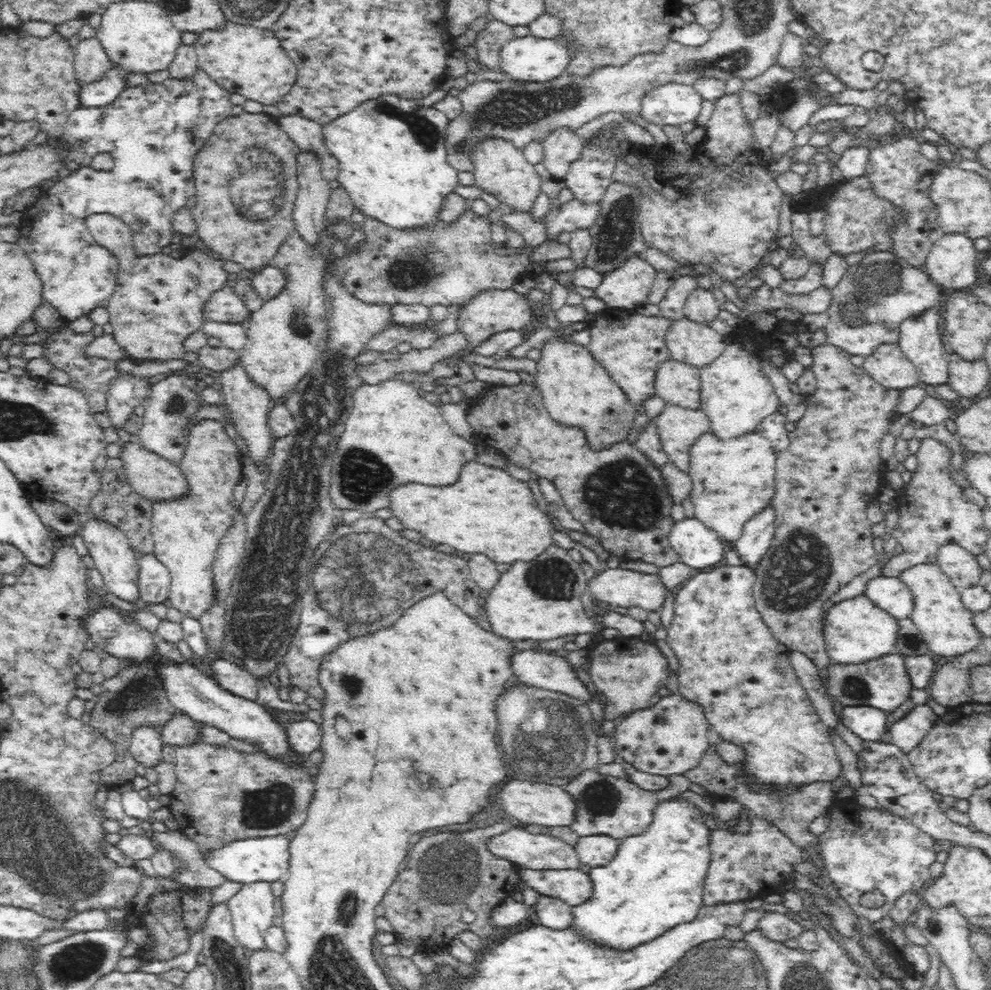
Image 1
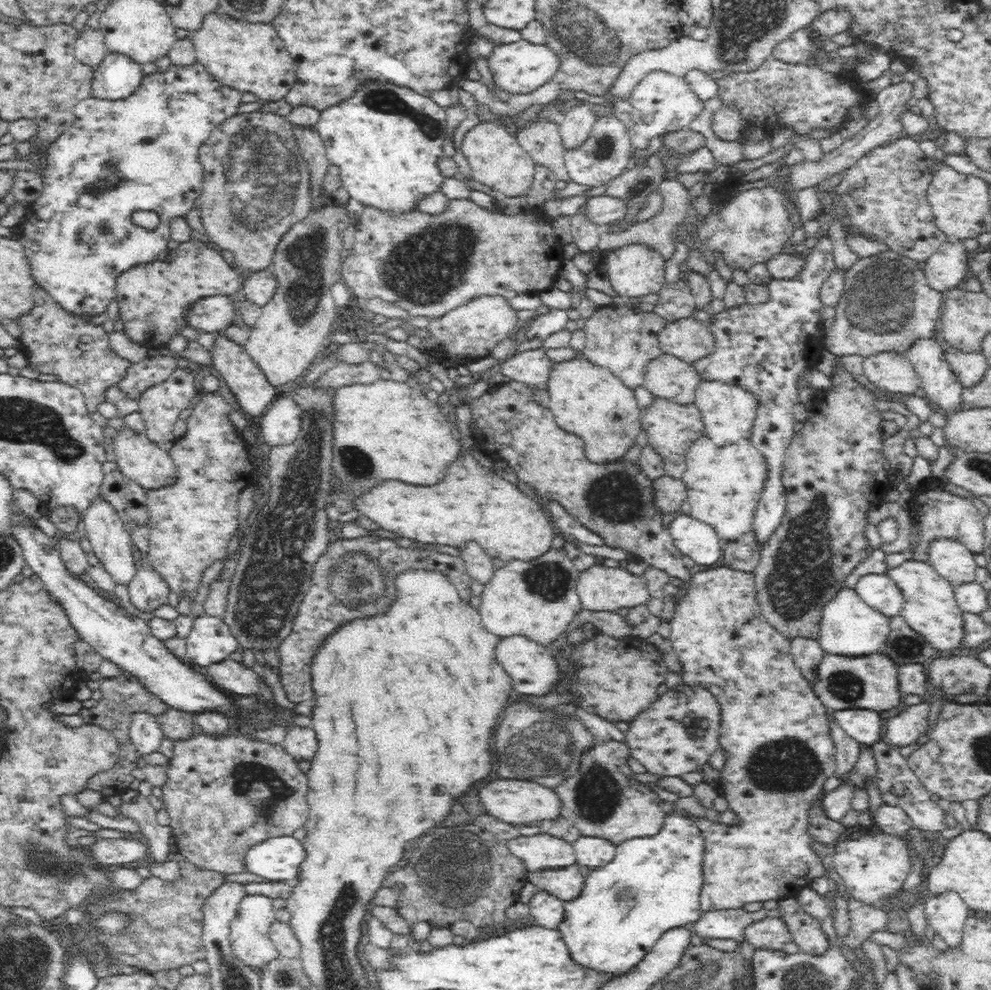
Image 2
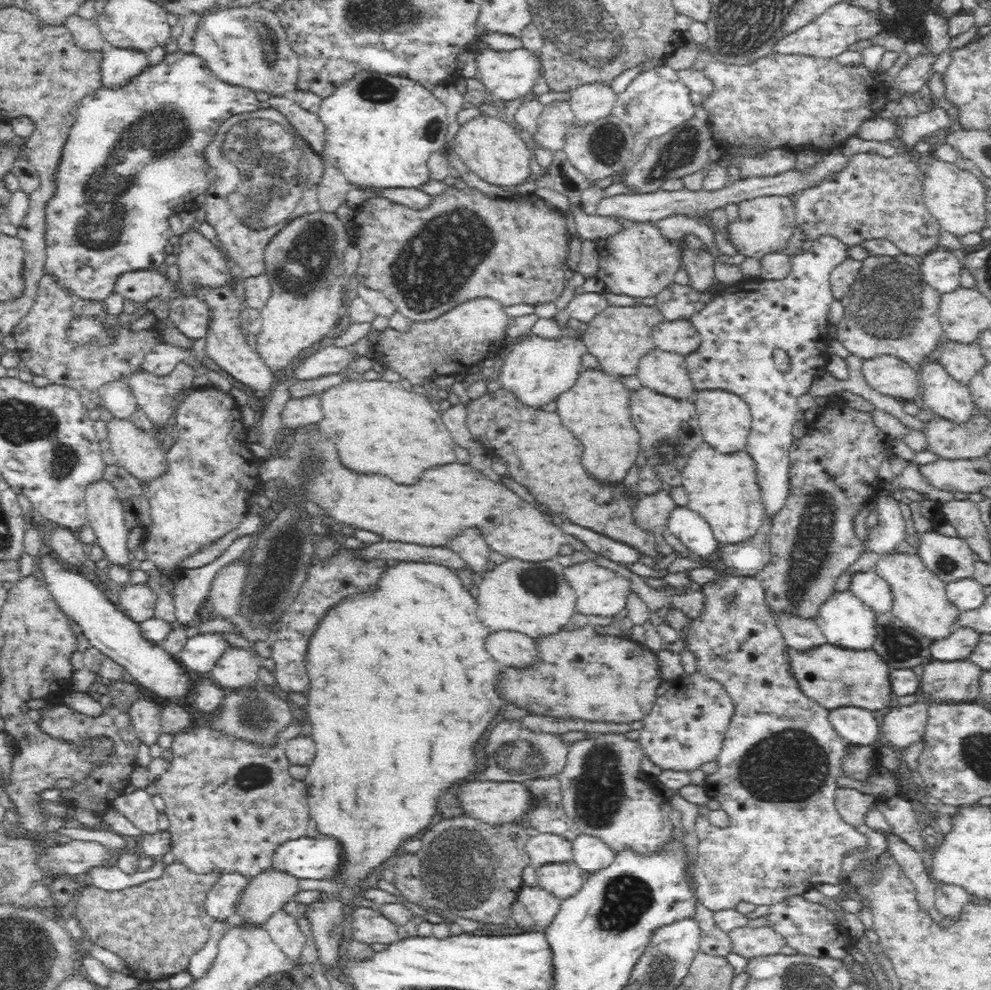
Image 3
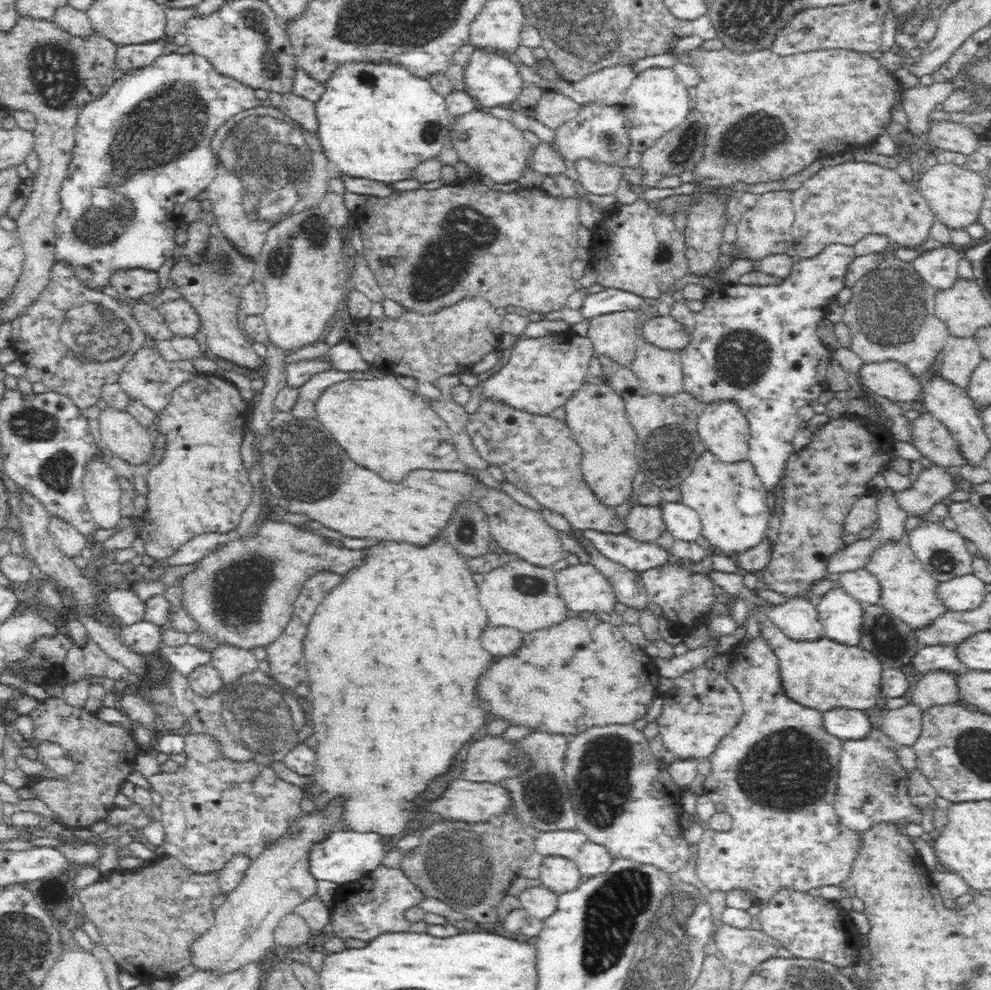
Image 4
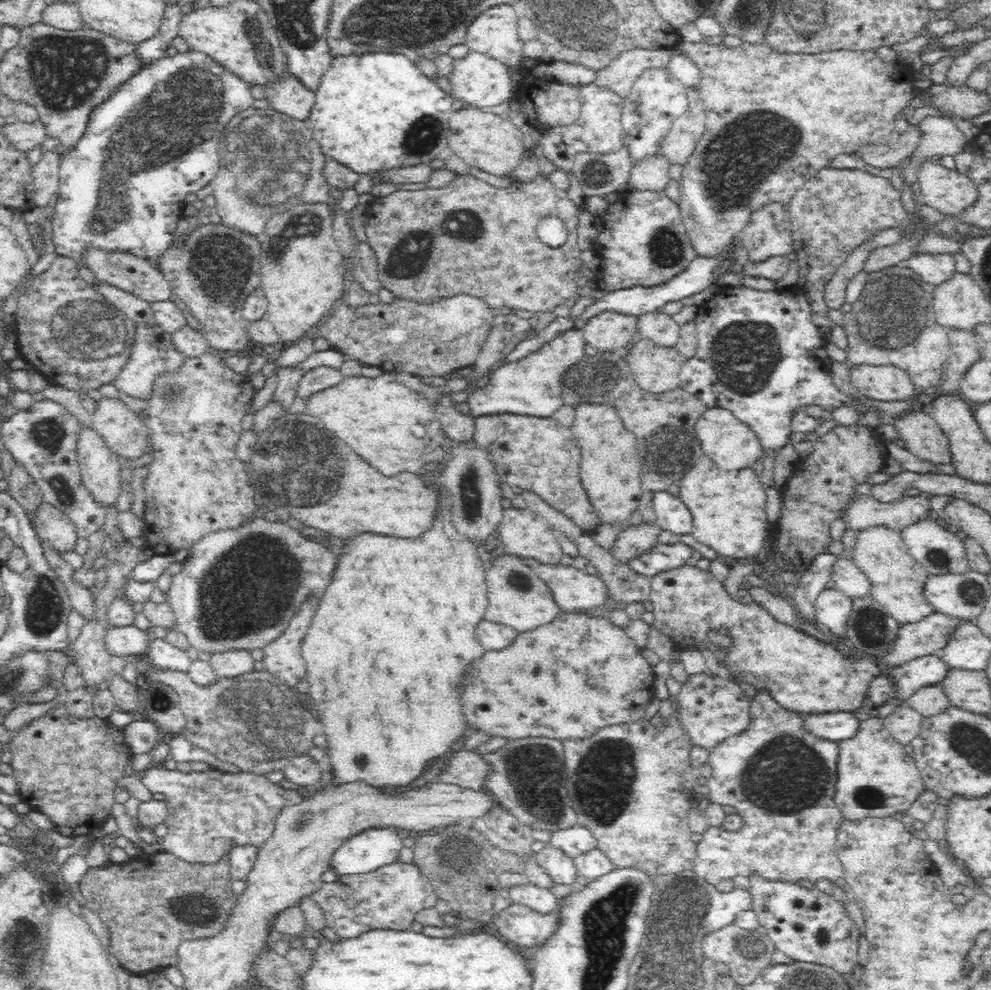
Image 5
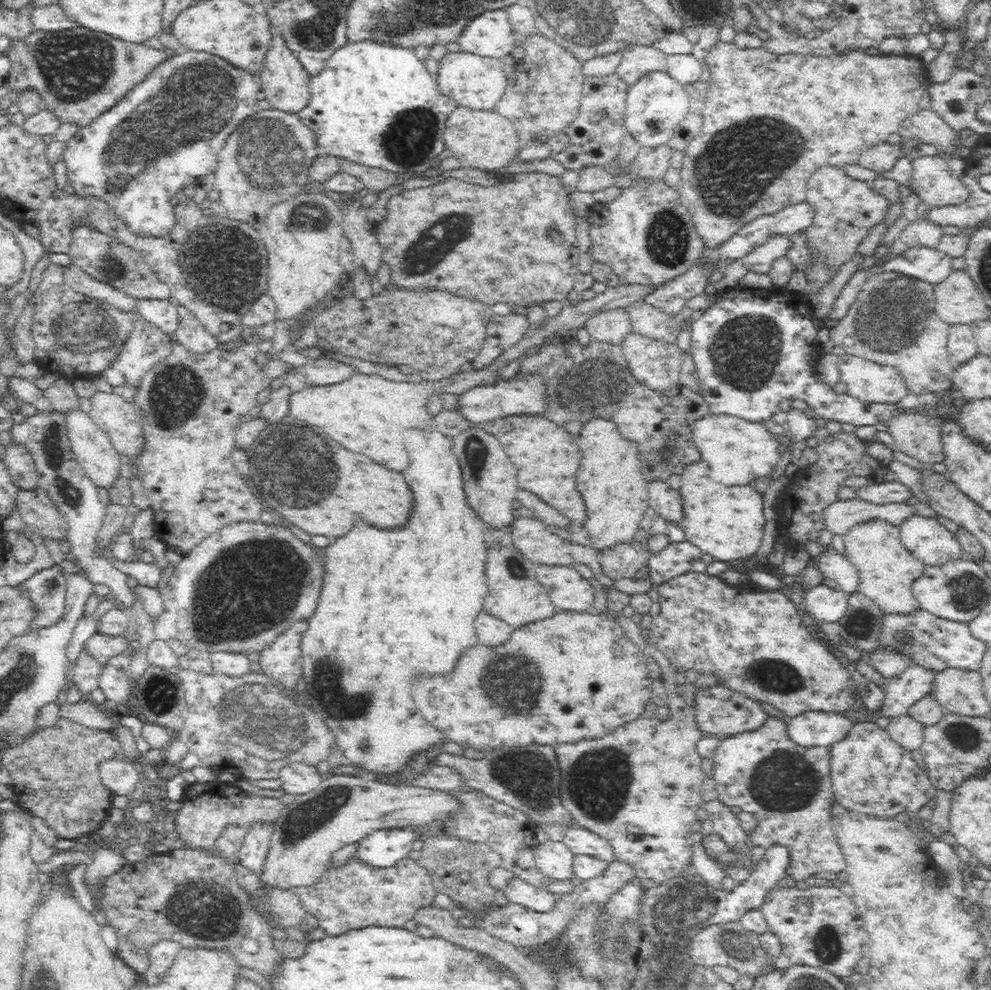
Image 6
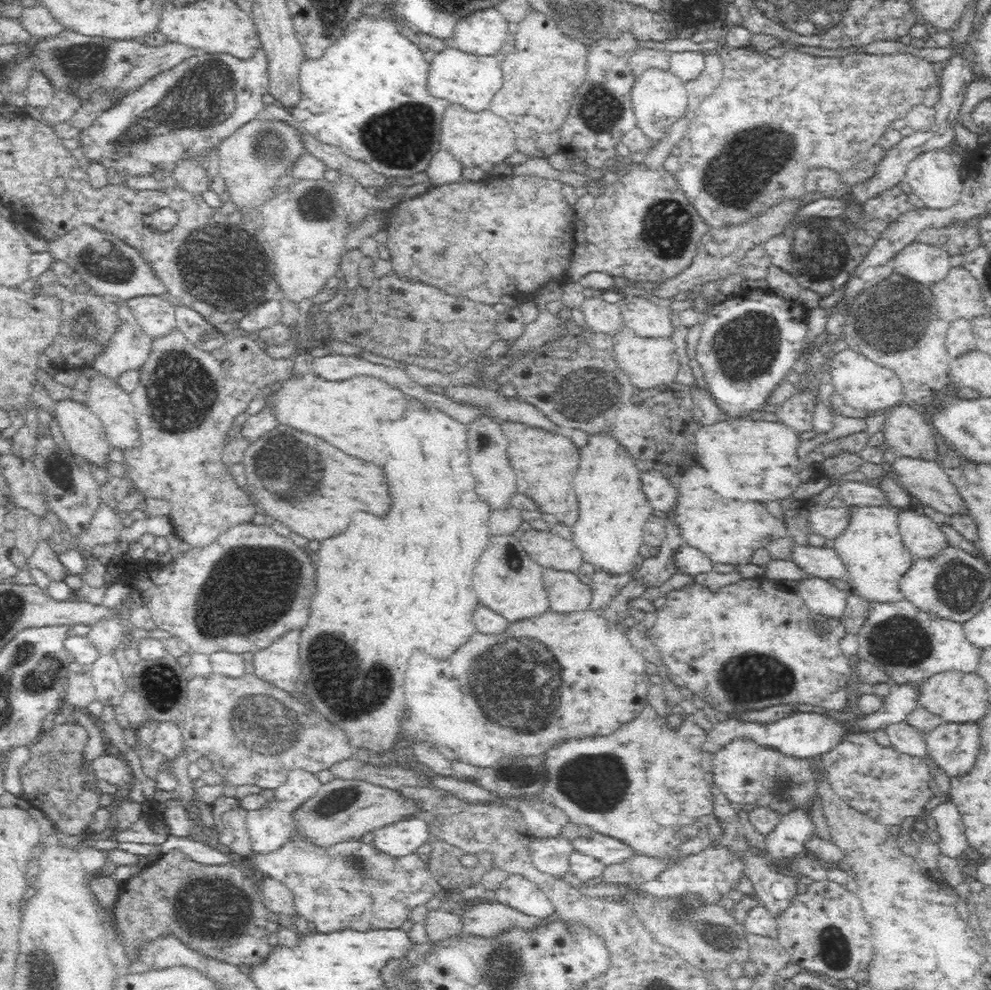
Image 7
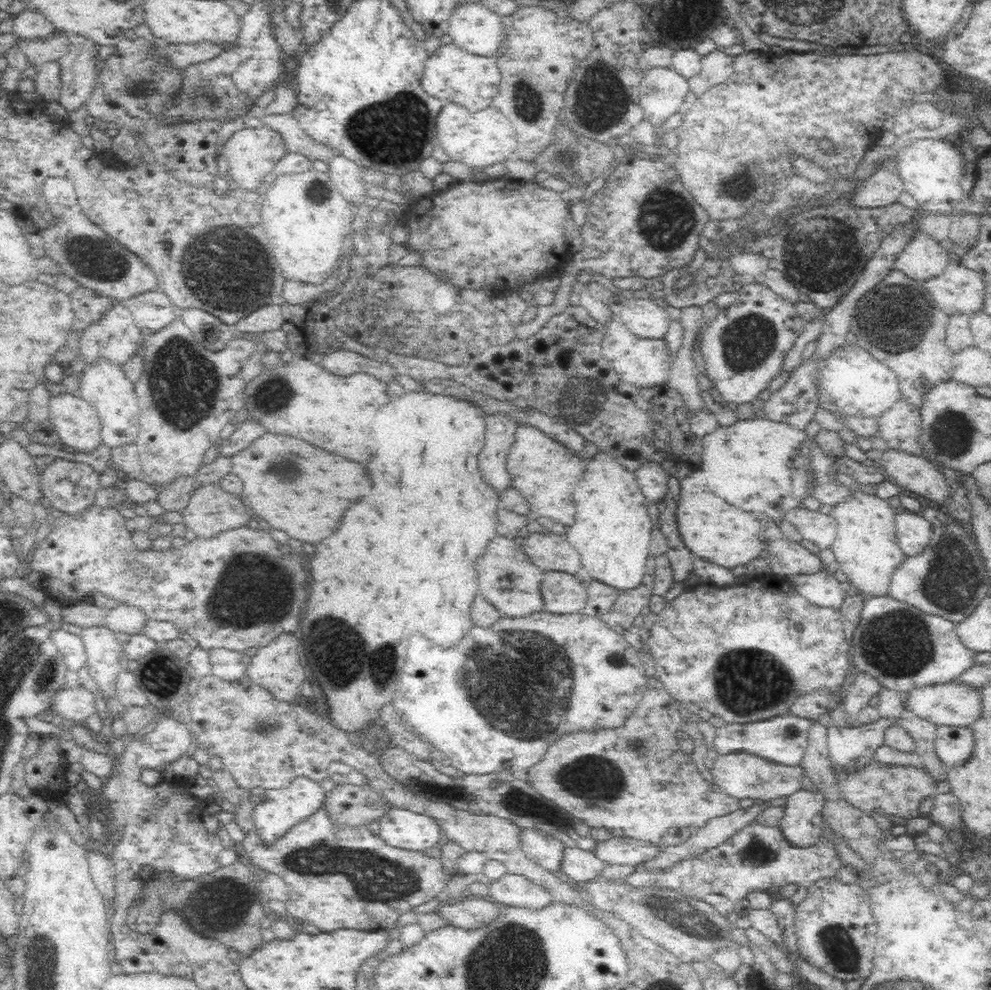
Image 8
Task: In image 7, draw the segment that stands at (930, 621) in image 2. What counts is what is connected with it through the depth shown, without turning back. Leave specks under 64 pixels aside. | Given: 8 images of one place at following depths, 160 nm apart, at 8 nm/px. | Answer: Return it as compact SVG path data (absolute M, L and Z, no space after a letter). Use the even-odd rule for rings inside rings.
M849 506L848 521L842 532L830 543L834 553L846 567L850 592L868 602L904 600L899 581L914 559L904 548L898 527L898 511L891 506Z

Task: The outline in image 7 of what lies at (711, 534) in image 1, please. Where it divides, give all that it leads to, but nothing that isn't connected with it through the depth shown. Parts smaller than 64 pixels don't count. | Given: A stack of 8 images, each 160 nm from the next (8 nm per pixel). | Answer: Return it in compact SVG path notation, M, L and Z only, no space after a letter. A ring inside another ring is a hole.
M658 470L639 471L639 477L643 491L648 496L648 502L655 513L663 514L672 504L676 504L676 492L662 472Z

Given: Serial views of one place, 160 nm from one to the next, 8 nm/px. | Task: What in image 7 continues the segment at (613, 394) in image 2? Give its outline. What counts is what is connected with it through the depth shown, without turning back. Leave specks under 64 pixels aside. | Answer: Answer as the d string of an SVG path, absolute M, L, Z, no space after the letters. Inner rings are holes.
M610 434L592 436L590 444L580 450L580 468L574 478L574 490L580 502L578 520L572 524L574 546L585 562L598 572L622 577L639 568L640 548L644 546L644 526L655 514L628 450Z

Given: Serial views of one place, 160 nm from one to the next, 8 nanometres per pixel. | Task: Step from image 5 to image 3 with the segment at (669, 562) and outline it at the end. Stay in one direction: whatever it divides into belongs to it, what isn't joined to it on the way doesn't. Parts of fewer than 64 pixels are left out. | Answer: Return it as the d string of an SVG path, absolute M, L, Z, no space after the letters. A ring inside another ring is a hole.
M564 519L560 527L566 534L570 534L581 541L592 550L592 552L608 558L624 566L632 566L644 558L640 549L632 547L618 539L610 538L602 533L591 531L590 529L572 524Z

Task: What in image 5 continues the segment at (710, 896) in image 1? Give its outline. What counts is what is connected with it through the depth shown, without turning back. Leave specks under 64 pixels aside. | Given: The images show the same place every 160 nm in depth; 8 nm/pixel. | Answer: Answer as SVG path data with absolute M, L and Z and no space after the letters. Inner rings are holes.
M766 693L756 694L751 702L752 722L744 732L722 740L710 748L708 762L712 767L706 785L714 803L732 806L744 824L738 831L728 831L709 825L698 842L694 860L697 879L710 884L732 879L734 876L760 875L771 881L796 883L803 880L816 882L826 878L840 881L845 868L837 855L837 826L843 816L834 802L837 781L836 758L838 746L832 742L830 750L814 750L812 738L802 726L802 715L788 712Z

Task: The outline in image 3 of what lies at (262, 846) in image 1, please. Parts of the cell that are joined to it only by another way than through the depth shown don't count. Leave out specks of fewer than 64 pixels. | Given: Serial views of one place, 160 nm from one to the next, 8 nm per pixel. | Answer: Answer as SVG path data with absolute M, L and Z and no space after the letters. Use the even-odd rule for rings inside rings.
M319 833L314 838L290 840L273 855L272 867L298 878L337 880L346 865L346 852L334 836Z

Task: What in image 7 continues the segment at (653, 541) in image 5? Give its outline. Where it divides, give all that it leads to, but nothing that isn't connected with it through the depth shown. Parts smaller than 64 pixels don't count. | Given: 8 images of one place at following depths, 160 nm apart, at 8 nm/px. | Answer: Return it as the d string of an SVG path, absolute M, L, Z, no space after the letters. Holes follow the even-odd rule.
M595 571L592 574L592 582L589 584L591 590L591 604L588 606L592 611L600 612L610 600L620 593L620 589L626 587L632 580L632 574L622 577L606 575L606 572Z

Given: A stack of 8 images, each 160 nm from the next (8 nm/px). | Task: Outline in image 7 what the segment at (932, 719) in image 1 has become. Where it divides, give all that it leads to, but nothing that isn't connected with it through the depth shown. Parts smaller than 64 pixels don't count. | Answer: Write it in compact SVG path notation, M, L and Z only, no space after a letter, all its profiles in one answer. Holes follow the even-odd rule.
M902 721L888 726L885 731L888 734L891 746L898 752L926 758L927 745L924 736L913 726Z

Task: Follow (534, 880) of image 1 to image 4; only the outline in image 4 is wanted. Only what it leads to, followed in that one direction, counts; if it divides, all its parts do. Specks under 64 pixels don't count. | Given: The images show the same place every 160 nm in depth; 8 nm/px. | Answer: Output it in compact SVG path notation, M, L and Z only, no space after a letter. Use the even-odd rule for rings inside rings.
M558 855L543 857L540 881L543 886L552 889L557 894L577 887L580 877L581 874L575 861Z

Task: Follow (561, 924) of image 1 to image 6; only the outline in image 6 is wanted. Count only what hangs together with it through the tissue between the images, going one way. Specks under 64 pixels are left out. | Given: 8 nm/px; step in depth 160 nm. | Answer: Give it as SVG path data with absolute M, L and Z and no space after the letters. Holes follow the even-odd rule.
M518 877L510 879L503 888L503 892L508 902L536 912L552 912L554 904L556 904L554 895L552 896Z

